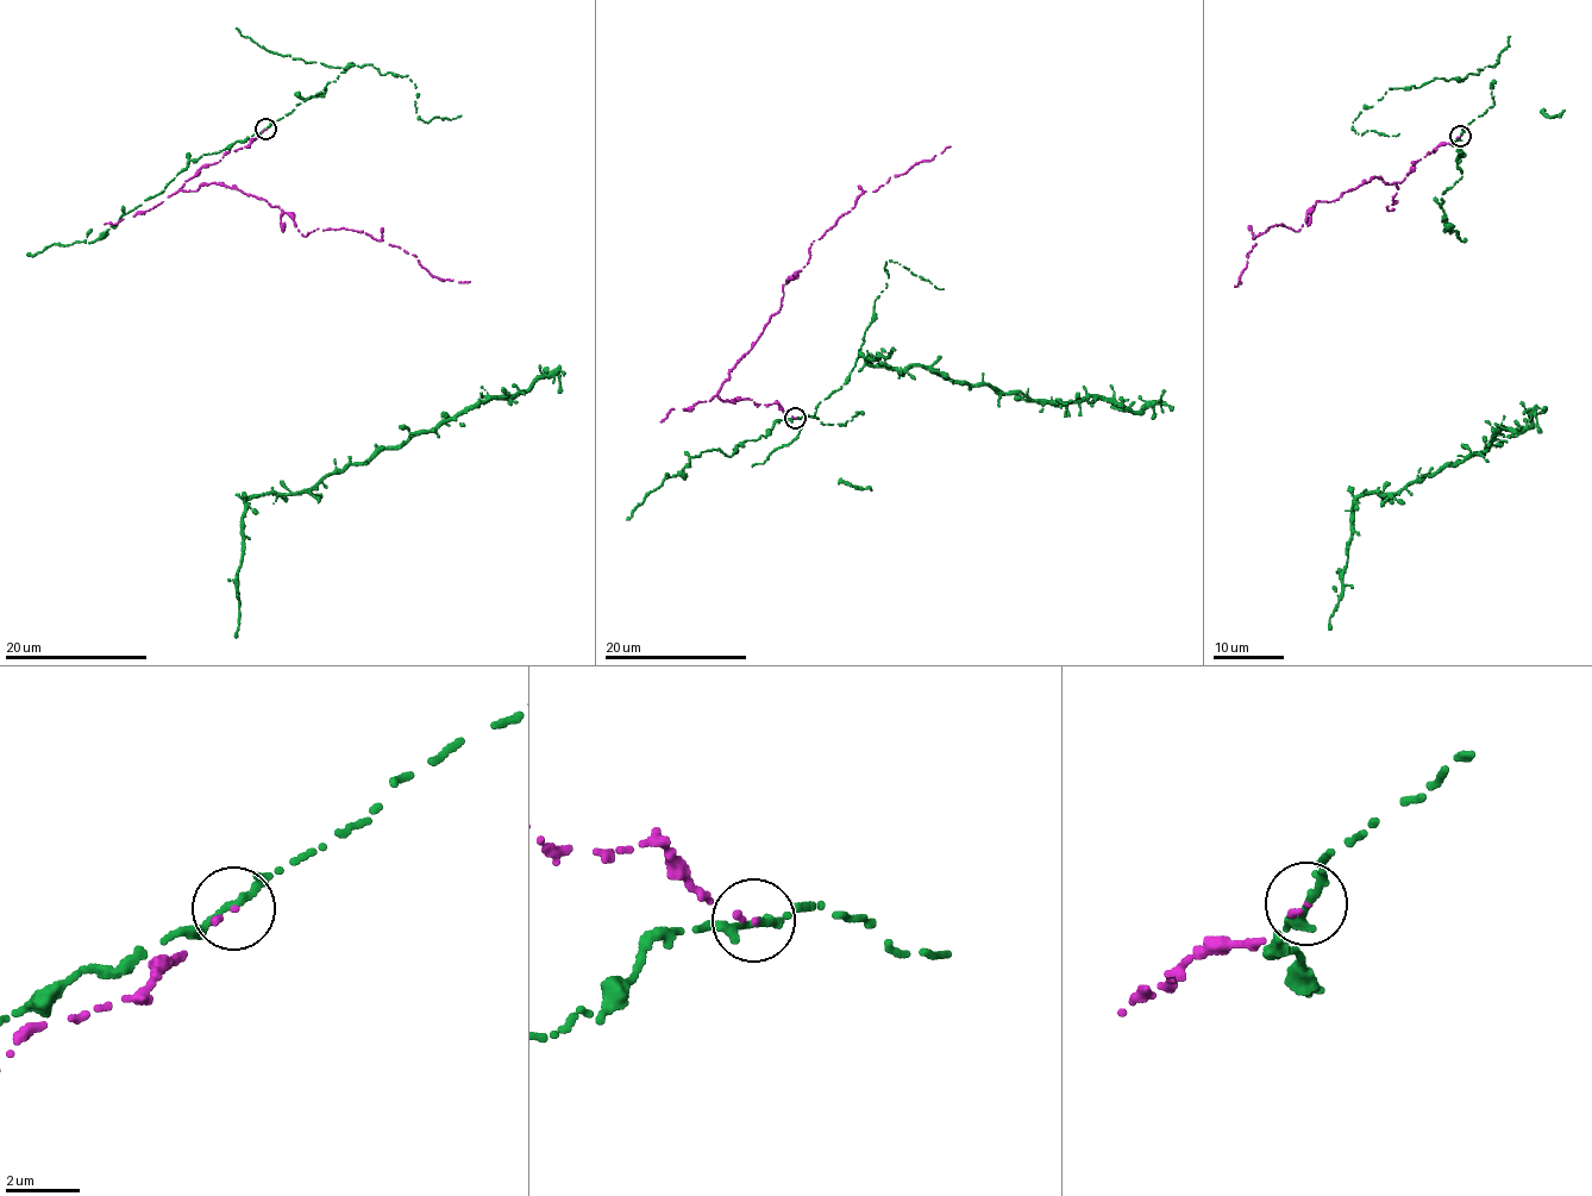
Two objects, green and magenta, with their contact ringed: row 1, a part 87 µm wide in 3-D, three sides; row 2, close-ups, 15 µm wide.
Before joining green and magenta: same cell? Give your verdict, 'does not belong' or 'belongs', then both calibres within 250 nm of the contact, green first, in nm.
does not belong | 180/100 nm

